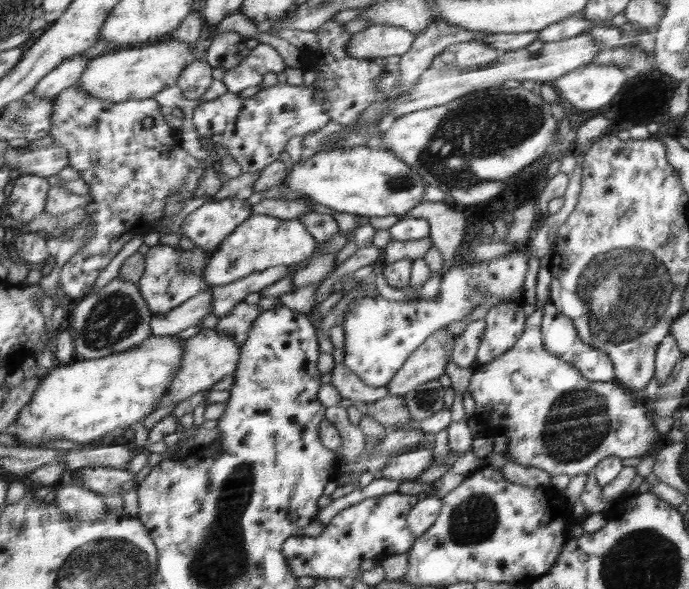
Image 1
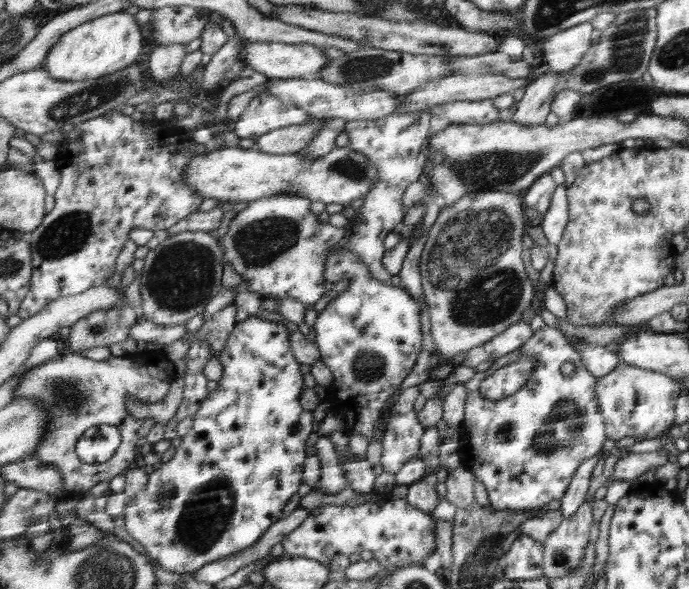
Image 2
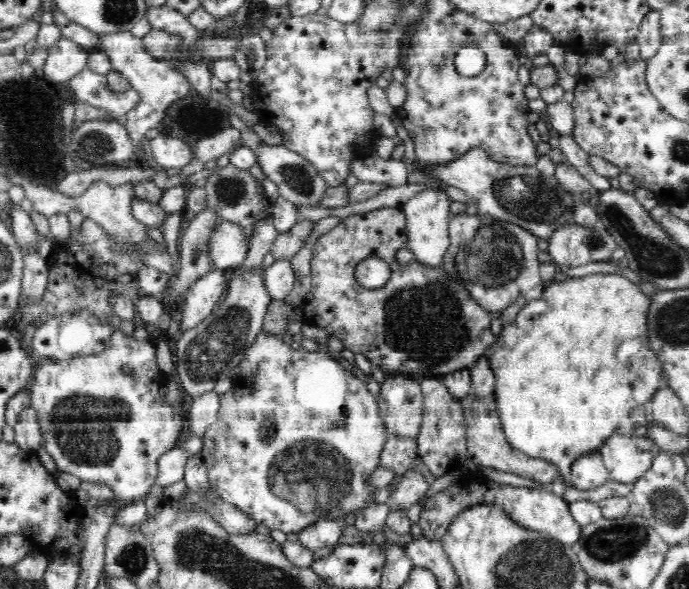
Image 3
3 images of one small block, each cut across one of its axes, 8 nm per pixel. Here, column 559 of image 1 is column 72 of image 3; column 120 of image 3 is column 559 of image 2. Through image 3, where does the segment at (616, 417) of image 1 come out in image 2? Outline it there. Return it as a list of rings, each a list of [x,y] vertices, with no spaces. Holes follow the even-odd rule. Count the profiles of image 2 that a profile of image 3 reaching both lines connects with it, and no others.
[[[545,325],[533,333],[532,338],[522,346],[522,350],[526,346],[528,352],[520,354],[536,354],[539,359],[530,378],[514,394],[500,400],[486,400],[478,388],[492,372],[516,360],[502,360],[500,357],[494,360],[487,371],[476,372],[470,380],[463,383],[466,386],[467,400],[464,420],[457,429],[460,444],[457,453],[461,466],[473,471],[476,481],[482,482],[490,504],[496,510],[531,510],[556,505],[565,496],[576,470],[590,457],[599,456],[598,452],[602,450],[602,444],[608,437],[601,402],[596,393],[596,384],[600,377],[585,366],[582,357],[576,354],[562,332]],[[566,362],[573,362],[576,366],[575,373],[570,377],[564,377],[560,372]]]

